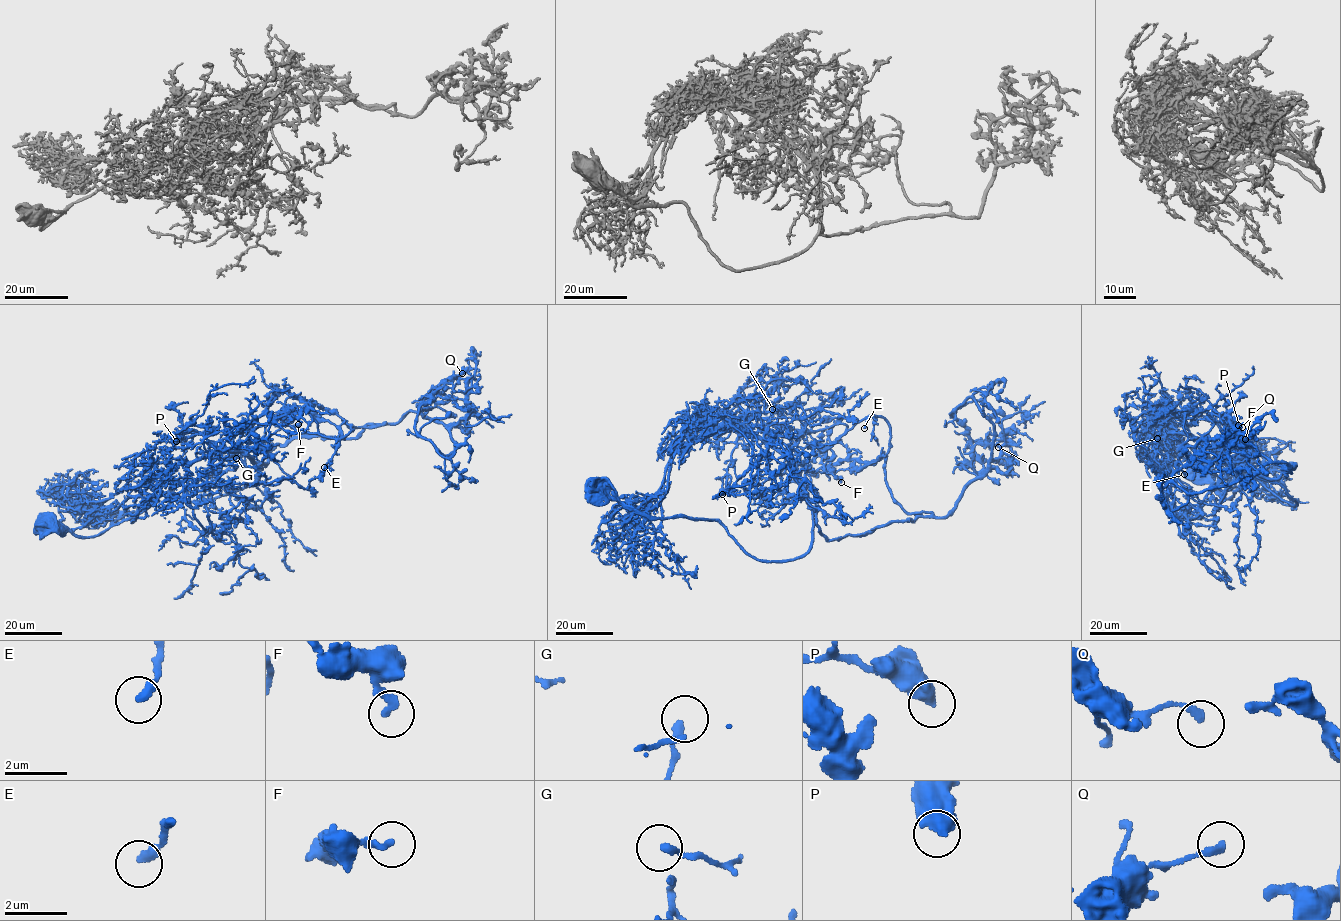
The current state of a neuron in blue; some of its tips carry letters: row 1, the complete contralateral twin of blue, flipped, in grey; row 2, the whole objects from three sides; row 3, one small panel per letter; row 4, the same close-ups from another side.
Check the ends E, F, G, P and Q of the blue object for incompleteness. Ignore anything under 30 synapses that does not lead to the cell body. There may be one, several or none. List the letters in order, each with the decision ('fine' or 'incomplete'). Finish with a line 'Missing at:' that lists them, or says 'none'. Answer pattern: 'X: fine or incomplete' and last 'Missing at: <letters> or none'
E: fine
F: fine
G: fine
P: fine
Q: fine
Missing at: none

